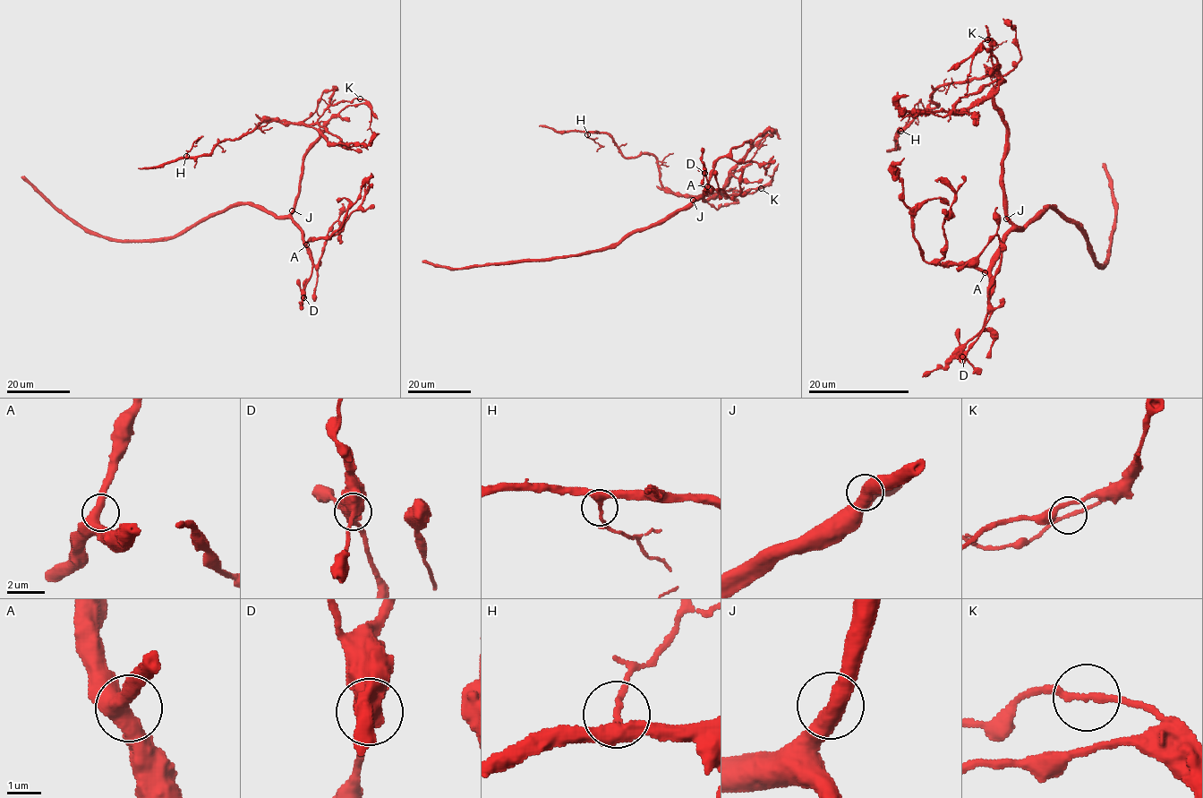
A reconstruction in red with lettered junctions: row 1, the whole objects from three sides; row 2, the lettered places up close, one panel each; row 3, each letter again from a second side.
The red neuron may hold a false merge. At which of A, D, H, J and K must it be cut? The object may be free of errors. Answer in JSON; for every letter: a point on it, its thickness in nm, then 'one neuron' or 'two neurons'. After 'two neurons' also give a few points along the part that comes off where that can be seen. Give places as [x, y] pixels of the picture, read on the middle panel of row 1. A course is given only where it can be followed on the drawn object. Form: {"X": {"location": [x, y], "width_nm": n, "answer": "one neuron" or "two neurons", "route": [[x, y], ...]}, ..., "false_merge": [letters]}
{"A": {"location": [707, 186], "width_nm": 480, "answer": "one neuron"}, "D": {"location": [704, 173], "width_nm": 480, "answer": "one neuron"}, "H": {"location": [587, 134], "width_nm": 200, "answer": "one neuron"}, "J": {"location": [693, 200], "width_nm": 480, "answer": "one neuron"}, "K": {"location": [761, 188], "width_nm": 200, "answer": "two neurons", "route": [[761, 188], [702, 199], [669, 193], [653, 155], [626, 158], [606, 133], [539, 126]]}, "false_merge": ["K"]}

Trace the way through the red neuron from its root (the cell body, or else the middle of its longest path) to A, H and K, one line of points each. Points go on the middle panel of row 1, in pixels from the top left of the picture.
A: (694, 201), (707, 186)
H: (694, 201), (720, 192), (669, 193), (653, 155), (626, 158), (608, 134), (587, 134)
K: (694, 201), (699, 198), (707, 200), (720, 192), (718, 194), (725, 191), (754, 193), (761, 188)

